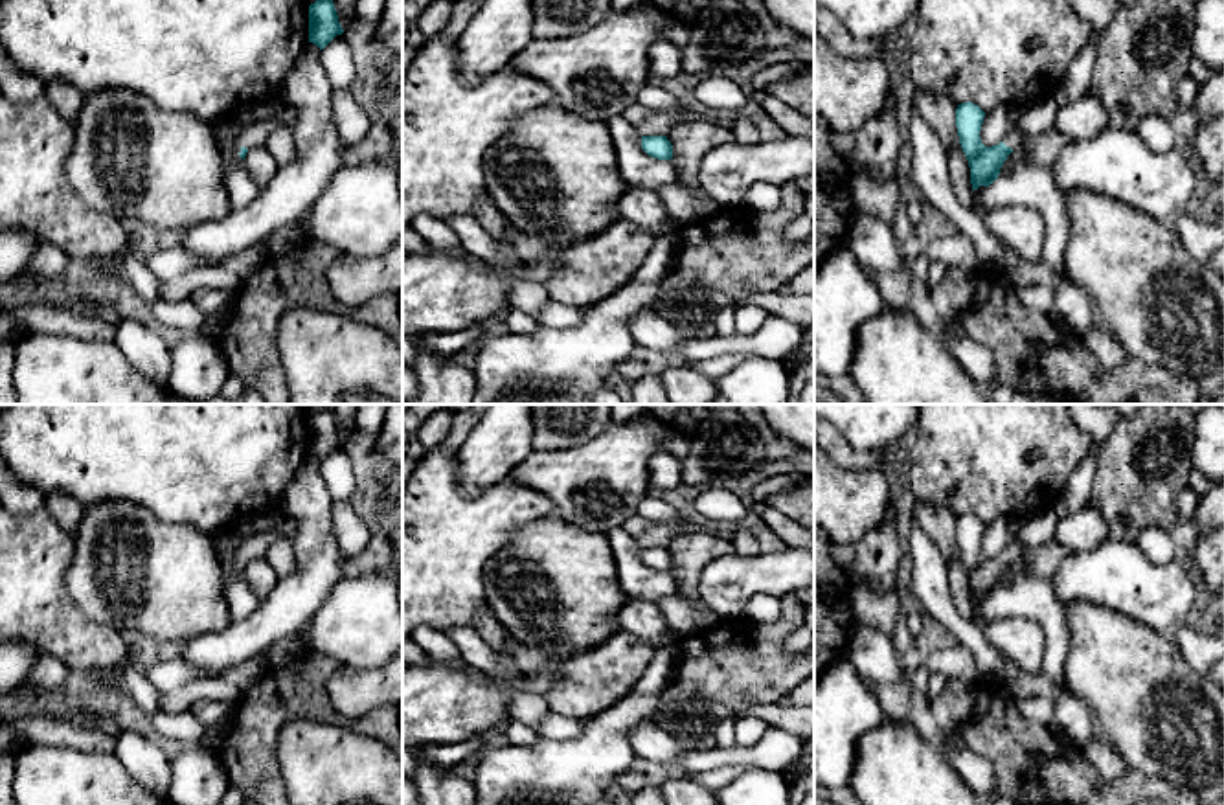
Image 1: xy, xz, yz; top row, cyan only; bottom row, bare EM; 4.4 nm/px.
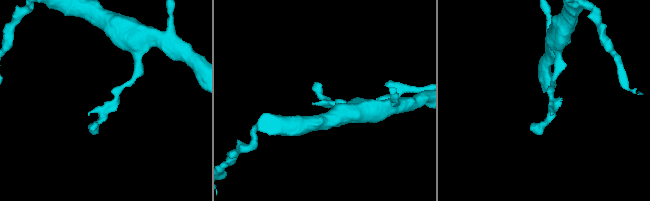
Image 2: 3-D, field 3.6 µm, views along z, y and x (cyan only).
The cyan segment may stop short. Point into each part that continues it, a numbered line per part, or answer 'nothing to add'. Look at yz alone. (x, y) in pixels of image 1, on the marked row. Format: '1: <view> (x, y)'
1: yz (1013, 140)

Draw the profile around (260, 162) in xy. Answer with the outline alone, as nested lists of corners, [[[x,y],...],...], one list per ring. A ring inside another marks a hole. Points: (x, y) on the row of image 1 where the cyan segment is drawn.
[[[270,147],[248,149],[243,162],[244,162],[244,167],[250,173],[252,180],[261,189],[272,180],[272,176],[279,169]]]

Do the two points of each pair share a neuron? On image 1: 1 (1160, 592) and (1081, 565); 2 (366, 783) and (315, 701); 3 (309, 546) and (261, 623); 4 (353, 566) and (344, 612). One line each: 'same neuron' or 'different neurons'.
1: same neuron
2: different neurons
3: same neuron
4: different neurons

